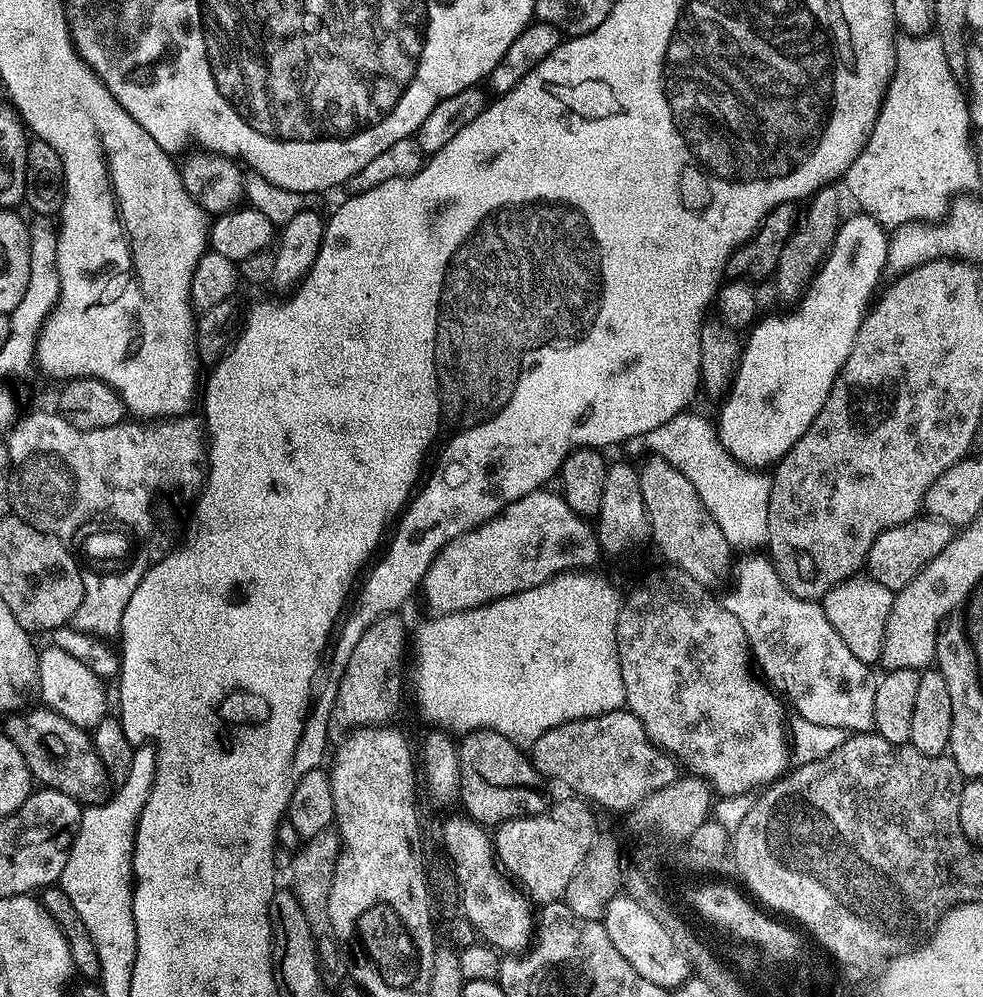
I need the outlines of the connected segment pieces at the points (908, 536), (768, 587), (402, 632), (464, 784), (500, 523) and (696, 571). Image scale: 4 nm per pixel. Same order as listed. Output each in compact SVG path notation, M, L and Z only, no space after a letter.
M913 518L905 524L880 532L874 538L874 546L870 546L868 551L867 575L882 582L882 586L886 586L894 594L901 592L931 560L938 558L938 554L942 554L942 550L946 550L946 546L952 541L954 528L951 524L935 518L920 519Z
M752 554L739 564L735 569L736 572L736 589L729 594L728 597L723 597L722 603L725 608L730 610L730 614L734 614L734 618L738 618L738 622L742 622L742 630L746 634L748 639L749 649L760 666L764 670L762 671L763 677L770 682L777 680L778 683L784 687L783 695L796 706L795 713L806 719L810 719L811 722L818 723L823 726L834 726L844 728L848 734L855 734L858 732L871 732L873 731L872 723L874 722L874 690L876 689L876 680L874 675L872 676L873 669L867 664L863 664L858 658L854 658L854 654L850 654L850 649L847 648L846 642L842 642L842 638L838 638L838 630L834 630L834 626L830 626L830 622L826 618L824 613L823 603L814 600L803 600L798 598L785 586L780 580L780 576L776 572L776 568L772 565L771 559L765 558L760 554Z
M389 614L379 616L378 619L368 627L358 638L358 646L354 646L350 654L350 662L346 662L346 670L340 679L338 694L334 698L332 707L332 717L328 723L329 729L333 733L347 734L356 728L367 726L384 726L389 723L388 720L400 708L400 695L406 688L406 668L404 672L404 651L410 648L410 628L404 625L404 620L400 614Z
M477 728L459 741L460 795L463 811L481 826L499 826L519 816L547 812L550 800L540 793L542 777L521 745L489 728Z
M537 490L518 498L518 502L508 504L485 524L454 538L437 554L426 570L422 585L422 596L424 592L424 600L433 608L433 613L465 612L513 596L522 590L542 586L542 582L560 572L588 570L593 567L592 563L596 560L596 552L598 553L598 541L593 525L585 517L570 510L563 495L548 491Z
M649 455L647 459L644 465L639 465L638 471L642 486L642 502L648 507L651 543L656 543L657 550L662 555L669 556L672 559L669 561L686 574L690 574L690 578L694 578L709 590L715 589L716 576L722 575L728 567L733 567L734 549L726 542L726 534L718 530L718 522L714 522L710 510L706 510L702 498L698 498L698 490L690 486L689 480L682 478L682 474L678 474L678 470L674 470L674 466L670 466L670 462L666 462L661 456Z

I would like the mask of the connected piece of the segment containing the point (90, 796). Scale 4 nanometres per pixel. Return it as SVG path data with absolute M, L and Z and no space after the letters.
M47 706L39 707L33 712L25 711L23 714L9 715L5 719L8 721L2 724L2 731L12 739L14 746L18 746L18 750L22 750L22 758L26 758L26 766L32 772L33 777L43 787L58 790L62 794L74 798L82 806L105 804L110 795L108 771L106 766L102 766L102 758L98 758L91 735L85 729L75 725L74 722L68 721L62 714L53 712Z

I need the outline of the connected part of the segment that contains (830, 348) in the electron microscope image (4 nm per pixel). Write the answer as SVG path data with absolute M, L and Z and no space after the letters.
M855 215L849 220L847 217L837 228L836 240L806 293L799 299L796 312L789 316L780 317L776 314L761 319L751 329L752 337L743 345L740 367L736 370L732 390L723 401L724 409L718 419L720 441L740 464L756 470L768 466L764 464L772 466L779 462L788 453L790 446L794 446L794 442L806 434L814 418L818 418L846 358L850 358L854 338L873 299L872 290L880 274L884 274L888 267L890 239L889 233L873 216Z

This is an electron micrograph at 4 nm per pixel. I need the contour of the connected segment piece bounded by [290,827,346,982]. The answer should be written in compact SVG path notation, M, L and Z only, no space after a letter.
M335 827L318 830L318 834L307 837L292 857L292 884L290 891L298 898L306 922L310 922L312 936L316 939L316 955L320 961L320 971L325 981L340 980L346 976L346 956L330 926L330 886L334 878L336 860L340 856L340 834Z

